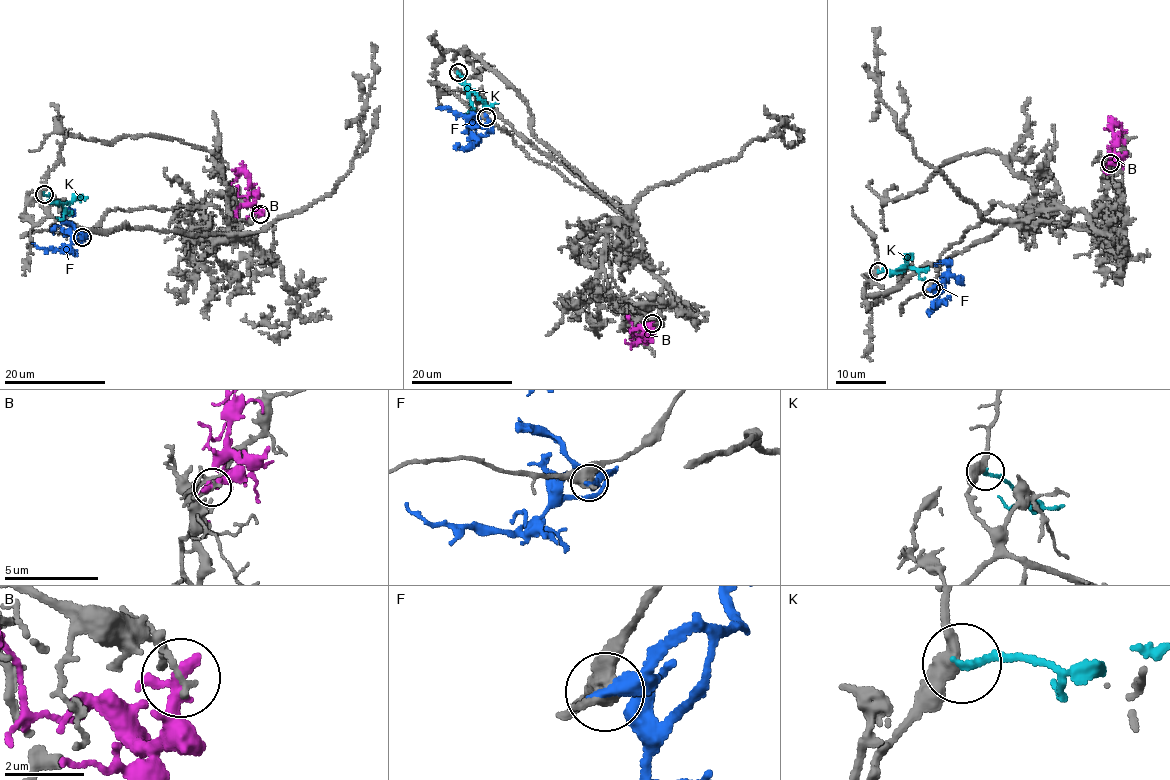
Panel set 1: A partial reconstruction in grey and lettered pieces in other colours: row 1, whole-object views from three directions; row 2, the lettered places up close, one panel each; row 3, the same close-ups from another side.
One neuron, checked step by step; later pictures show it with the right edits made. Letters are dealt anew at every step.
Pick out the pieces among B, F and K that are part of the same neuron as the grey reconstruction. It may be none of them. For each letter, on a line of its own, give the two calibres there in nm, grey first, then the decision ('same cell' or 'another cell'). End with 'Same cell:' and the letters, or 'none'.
B: calibres 180 and 300 nm; another cell
F: calibres 480 and 440 nm; another cell
K: calibres 360 and 170 nm; another cell
Same cell: none

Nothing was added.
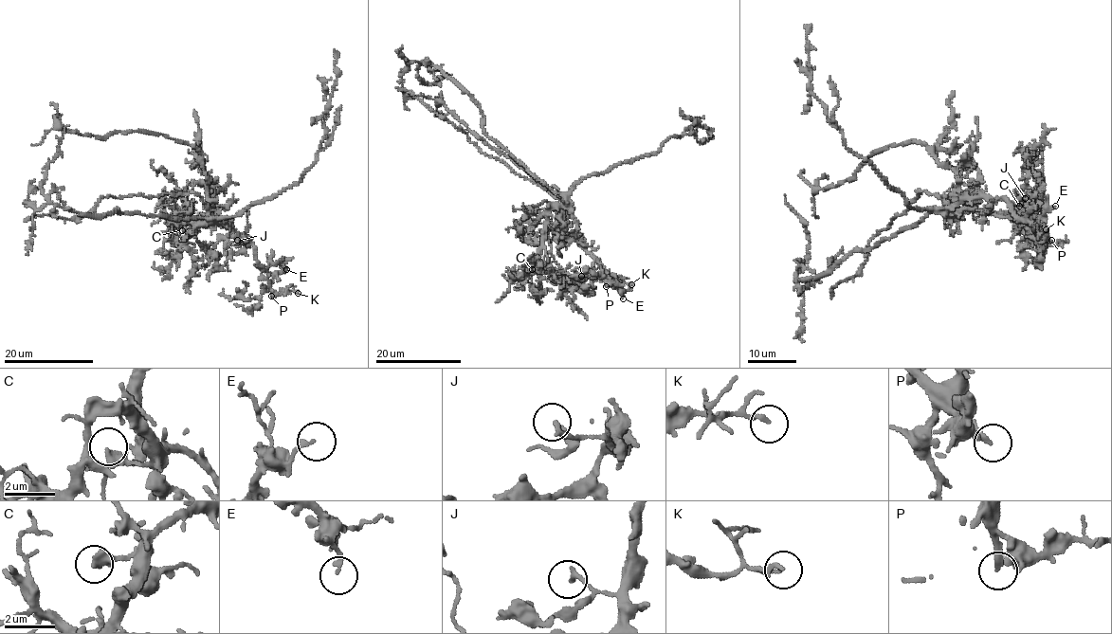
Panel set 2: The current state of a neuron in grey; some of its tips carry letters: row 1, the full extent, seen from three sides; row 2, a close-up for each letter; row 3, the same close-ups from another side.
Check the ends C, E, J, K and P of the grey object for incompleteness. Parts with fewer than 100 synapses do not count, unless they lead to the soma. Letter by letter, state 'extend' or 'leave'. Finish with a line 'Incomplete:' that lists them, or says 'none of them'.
C: leave
E: leave
J: leave
K: leave
P: extend
Incomplete: P

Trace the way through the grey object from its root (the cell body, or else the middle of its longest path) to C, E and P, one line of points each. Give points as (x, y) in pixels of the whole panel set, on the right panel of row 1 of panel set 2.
C: (935, 210), (951, 214), (964, 209), (1008, 212), (1022, 202), (1019, 206)
E: (935, 210), (951, 208), (963, 201), (1002, 197), (1014, 214), (1042, 229), (1043, 216), (1055, 206)
P: (935, 210), (951, 208), (963, 201), (1002, 197), (1014, 214), (1029, 220), (1051, 240)

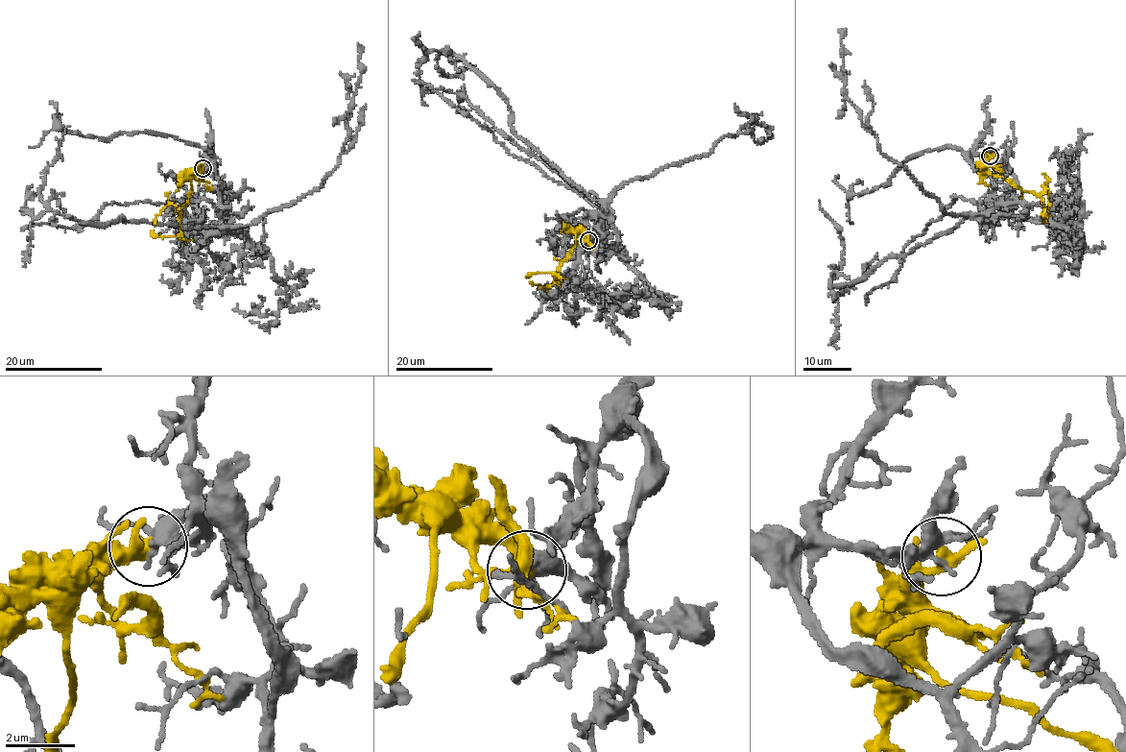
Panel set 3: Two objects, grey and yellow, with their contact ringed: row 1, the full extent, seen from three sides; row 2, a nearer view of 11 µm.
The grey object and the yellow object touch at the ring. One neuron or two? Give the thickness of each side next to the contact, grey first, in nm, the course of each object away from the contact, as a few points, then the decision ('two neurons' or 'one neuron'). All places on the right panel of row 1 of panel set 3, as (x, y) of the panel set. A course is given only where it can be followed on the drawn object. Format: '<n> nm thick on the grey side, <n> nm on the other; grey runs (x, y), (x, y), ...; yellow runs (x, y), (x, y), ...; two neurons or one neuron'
200 nm thick on the grey side, 220 nm on the other; grey runs (989, 157), (970, 158), (994, 185), (977, 217), (841, 286), (830, 285), (841, 233), (820, 201); yellow runs (989, 156), (988, 170), (1014, 182), (1024, 192), (1035, 192), (1041, 199), (1042, 221), (1047, 217); two neurons

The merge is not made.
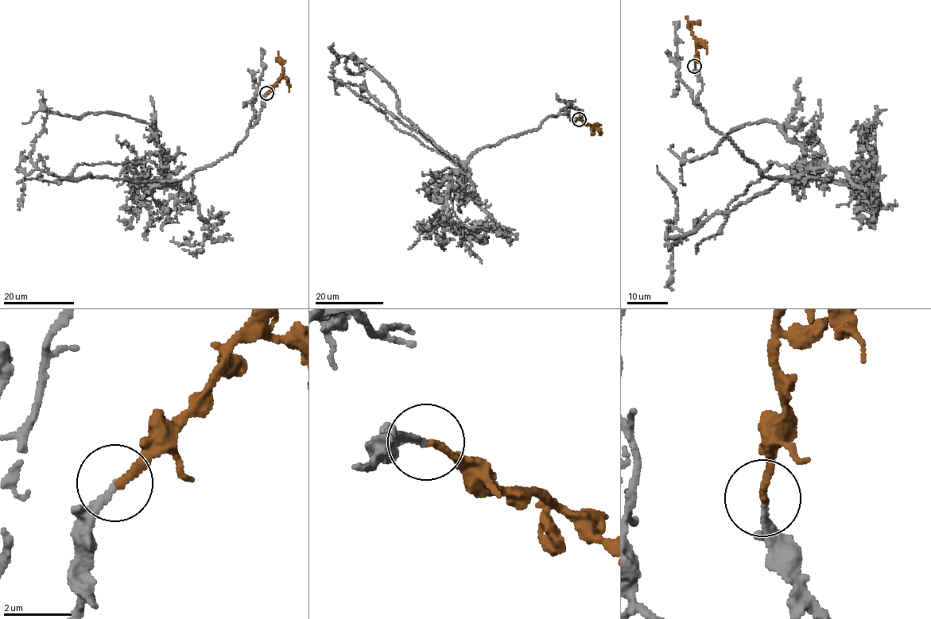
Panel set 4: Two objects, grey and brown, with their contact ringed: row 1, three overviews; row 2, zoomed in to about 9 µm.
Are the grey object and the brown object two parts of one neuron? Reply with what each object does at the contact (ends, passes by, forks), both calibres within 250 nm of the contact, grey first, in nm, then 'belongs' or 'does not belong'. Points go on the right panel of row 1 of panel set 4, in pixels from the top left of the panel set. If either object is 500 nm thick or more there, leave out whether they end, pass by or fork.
grey ends there; brown ends there; 150 nm thick on the grey side, 200 nm on the other; belongs

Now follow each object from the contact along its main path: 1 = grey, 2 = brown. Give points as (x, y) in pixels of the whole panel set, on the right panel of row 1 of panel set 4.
1: (695, 66), (702, 83), (698, 98), (710, 125), (765, 176), (781, 180), (669, 238), (676, 202), (657, 166)
2: (695, 66), (696, 39), (691, 25), (700, 22)

